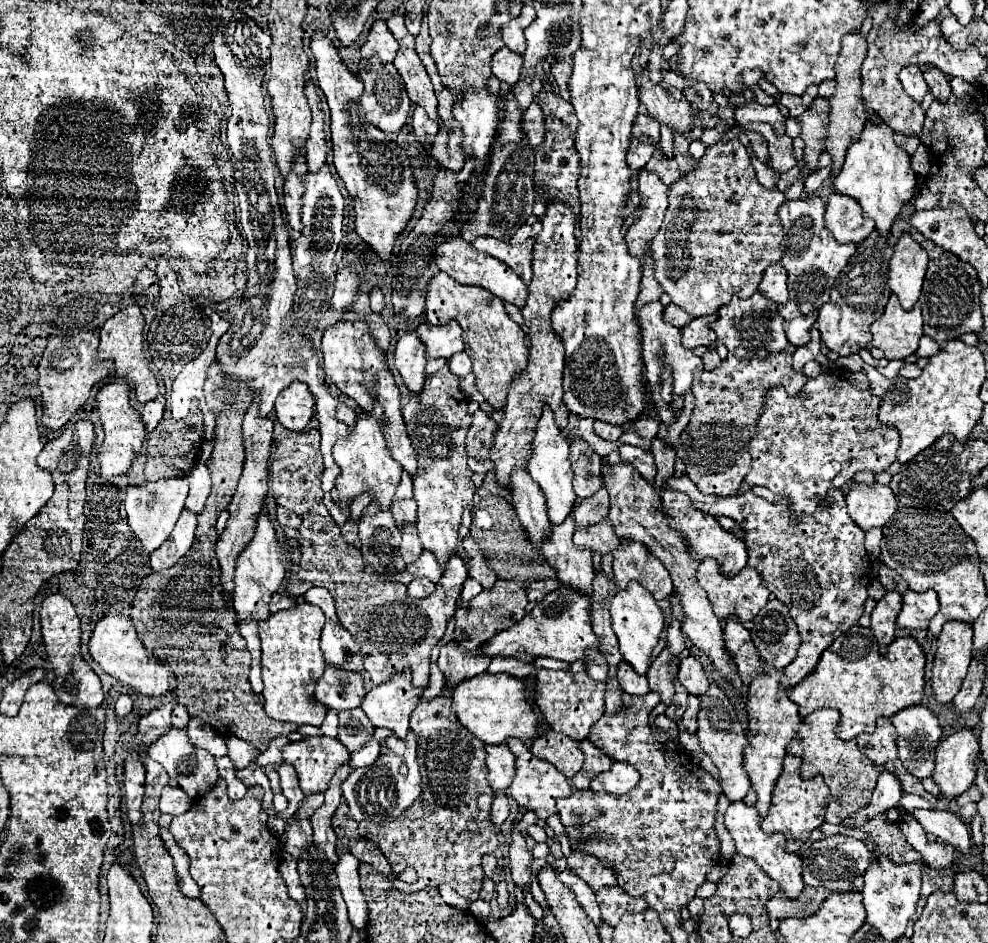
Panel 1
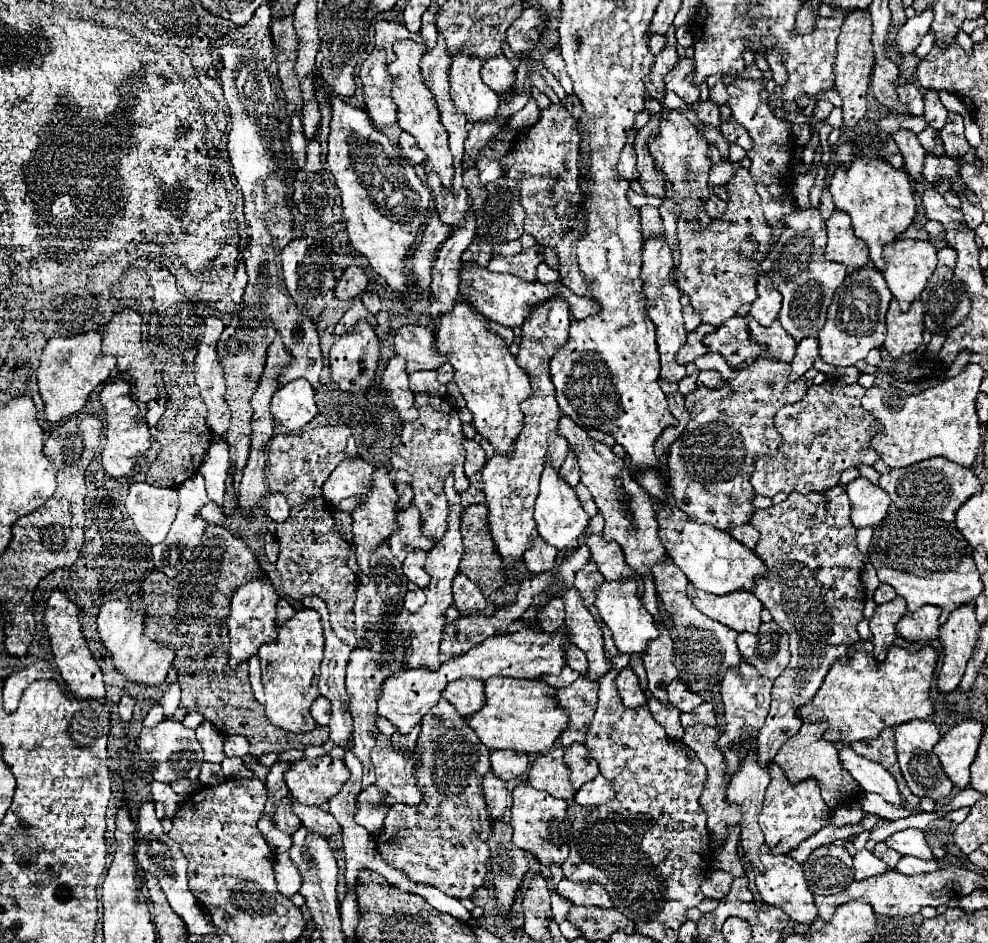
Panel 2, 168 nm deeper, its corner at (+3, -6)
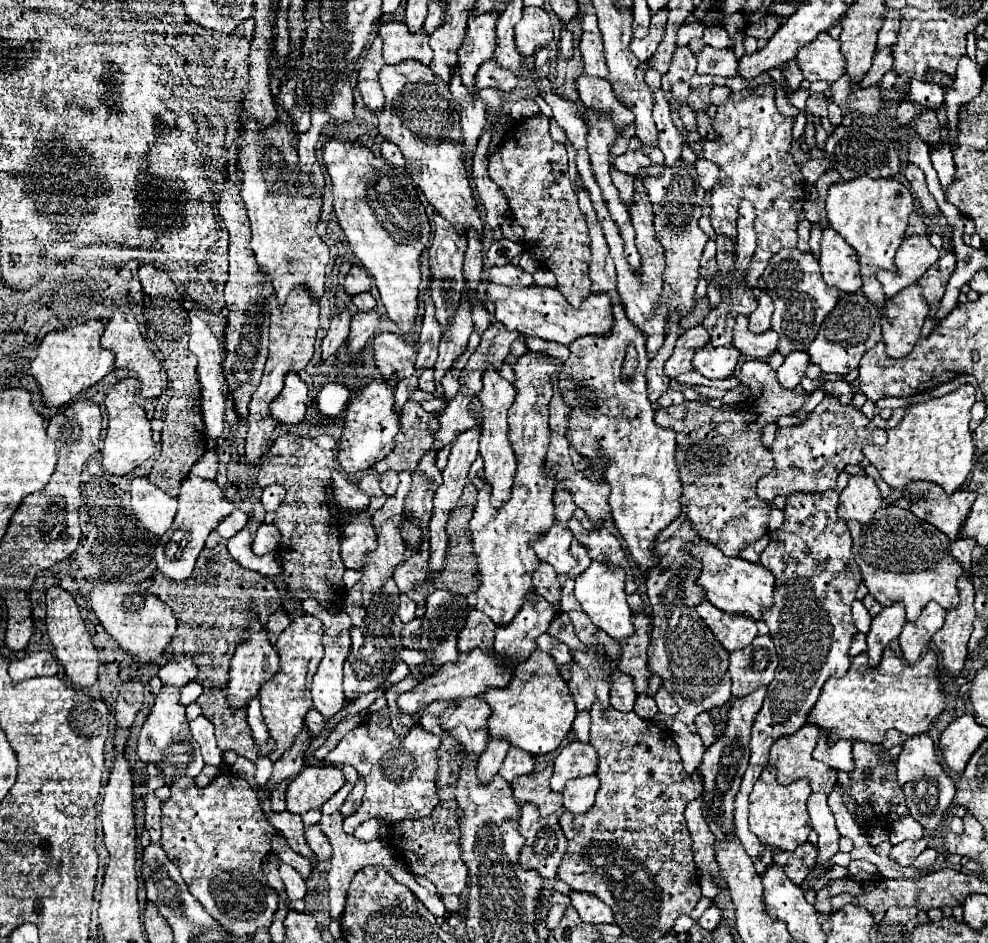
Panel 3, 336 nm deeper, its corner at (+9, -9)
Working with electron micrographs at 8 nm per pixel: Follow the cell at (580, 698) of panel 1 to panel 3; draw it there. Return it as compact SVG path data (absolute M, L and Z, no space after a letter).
M579 713L575 723L573 723L573 733L577 735L579 741L587 743L589 741L589 727L591 727L591 717L589 713Z

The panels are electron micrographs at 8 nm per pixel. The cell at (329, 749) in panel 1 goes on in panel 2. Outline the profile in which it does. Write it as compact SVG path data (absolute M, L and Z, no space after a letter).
M329 754L319 758L301 758L297 762L291 762L291 768L285 770L285 782L289 786L291 796L301 804L311 804L311 806L321 806L331 796L335 796L343 788L347 778L349 778L349 770L343 764L343 760L333 758Z

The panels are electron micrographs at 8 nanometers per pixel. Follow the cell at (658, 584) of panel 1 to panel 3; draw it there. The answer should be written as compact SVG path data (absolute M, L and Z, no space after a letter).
M569 519L567 527L571 529L571 533L573 533L573 537L577 541L587 545L587 551L589 551L591 559L599 559L599 561L607 561L607 563L613 563L613 565L621 565L625 569L625 573L627 573L625 593L633 593L637 589L637 585L633 581L633 575L631 575L631 569L629 569L629 563L627 563L627 557L625 557L625 553L621 549L621 543L619 543L619 539L615 535L611 535L607 529L587 531L573 519Z

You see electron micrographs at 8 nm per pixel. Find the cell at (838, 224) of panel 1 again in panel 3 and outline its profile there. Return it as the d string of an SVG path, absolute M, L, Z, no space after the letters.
M829 227L823 231L819 265L829 287L835 287L843 293L857 293L861 289L857 255L853 249L849 249L849 245L845 245L845 239L837 237L837 233L833 233Z

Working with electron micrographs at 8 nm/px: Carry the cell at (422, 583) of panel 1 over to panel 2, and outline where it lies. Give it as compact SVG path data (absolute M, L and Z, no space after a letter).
M421 588L405 594L405 608L407 608L409 612L417 612L423 604L425 604L425 592L423 592Z

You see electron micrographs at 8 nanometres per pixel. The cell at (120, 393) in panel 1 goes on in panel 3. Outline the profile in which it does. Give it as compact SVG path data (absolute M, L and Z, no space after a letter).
M123 379L111 387L111 413L109 413L109 429L103 449L103 467L113 475L129 475L135 467L139 467L155 453L151 423L145 411L141 413L137 401L137 389L139 389L137 379Z

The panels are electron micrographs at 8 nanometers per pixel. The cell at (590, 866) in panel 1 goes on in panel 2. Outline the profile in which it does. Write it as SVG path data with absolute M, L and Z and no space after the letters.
M561 878L557 882L557 892L571 900L573 904L583 904L583 906L603 906L611 908L613 902L609 894L599 886L597 882L571 882L567 878Z

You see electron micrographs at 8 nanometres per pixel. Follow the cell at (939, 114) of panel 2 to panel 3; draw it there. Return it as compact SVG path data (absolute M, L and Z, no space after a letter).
M925 111L921 113L919 121L915 123L915 133L921 141L925 141L927 145L937 145L941 135L939 135L939 121L935 117L935 111Z

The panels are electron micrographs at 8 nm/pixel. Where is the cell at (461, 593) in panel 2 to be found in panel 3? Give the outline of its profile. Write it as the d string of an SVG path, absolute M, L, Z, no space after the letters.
M471 609L469 617L467 617L467 625L459 633L459 651L461 653L469 653L471 649L491 651L495 627L497 625L493 625L493 621L485 613Z

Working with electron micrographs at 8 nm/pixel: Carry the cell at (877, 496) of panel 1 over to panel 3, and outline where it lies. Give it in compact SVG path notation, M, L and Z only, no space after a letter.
M853 475L849 479L849 485L839 495L839 517L843 521L859 521L867 523L871 521L873 513L883 505L883 497L879 493L877 483L867 475Z

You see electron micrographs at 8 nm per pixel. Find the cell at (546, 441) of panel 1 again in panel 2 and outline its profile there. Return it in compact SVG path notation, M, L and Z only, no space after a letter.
M551 460L545 462L545 470L541 474L541 492L535 502L535 522L537 522L539 536L545 538L545 542L555 546L557 550L575 550L577 538L589 522L587 512L579 506L579 498L577 498L575 490L565 482L561 472L557 468L553 468Z

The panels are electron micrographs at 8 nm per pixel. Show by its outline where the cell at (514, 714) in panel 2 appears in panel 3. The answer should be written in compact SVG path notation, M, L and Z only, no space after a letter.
M539 647L527 661L517 665L507 687L487 689L487 693L483 693L483 699L491 707L491 737L505 737L511 745L531 755L545 755L549 751L555 751L571 731L573 719L577 715L573 695L559 673L559 665Z

